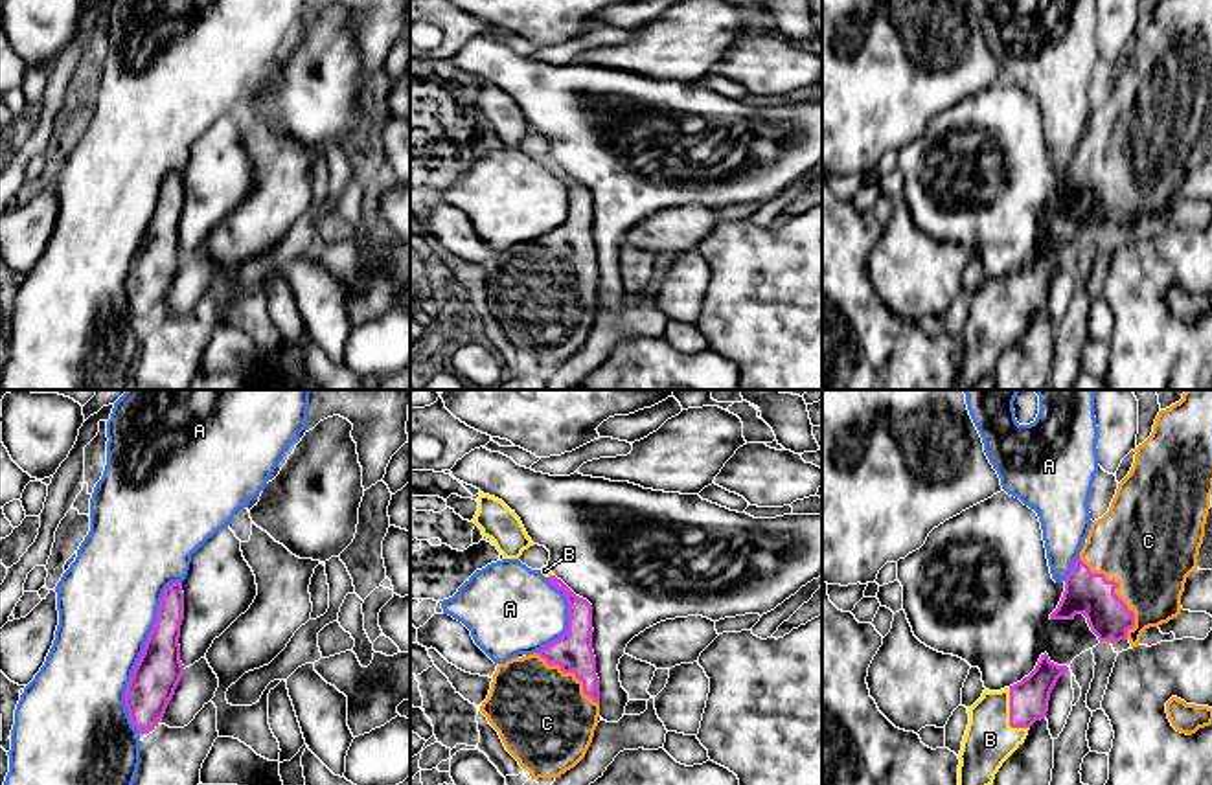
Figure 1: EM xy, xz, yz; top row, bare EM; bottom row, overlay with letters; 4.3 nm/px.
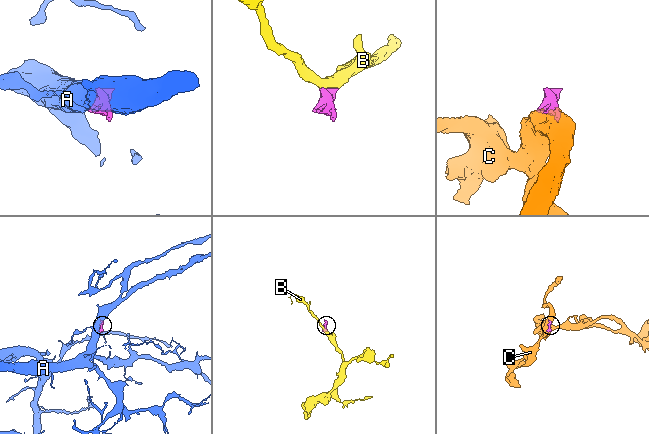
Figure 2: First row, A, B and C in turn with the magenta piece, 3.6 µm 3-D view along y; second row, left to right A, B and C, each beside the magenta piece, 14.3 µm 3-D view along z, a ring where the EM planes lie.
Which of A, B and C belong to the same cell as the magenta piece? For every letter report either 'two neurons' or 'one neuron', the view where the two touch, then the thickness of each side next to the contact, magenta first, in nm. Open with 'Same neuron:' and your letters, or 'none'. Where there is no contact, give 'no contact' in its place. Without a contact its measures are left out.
Same neuron: B, C
A: two neurons; meets magenta in xy; 200 nm thick on the magenta side, 420 nm on the other
B: one neuron; meets magenta in yz; 180 nm thick on the magenta side, 220 nm on the other
C: one neuron; meets magenta in yz; 190 nm thick on the magenta side, 420 nm on the other

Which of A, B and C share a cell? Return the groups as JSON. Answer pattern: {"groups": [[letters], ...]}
{"groups": [["A"], ["B", "C"]]}

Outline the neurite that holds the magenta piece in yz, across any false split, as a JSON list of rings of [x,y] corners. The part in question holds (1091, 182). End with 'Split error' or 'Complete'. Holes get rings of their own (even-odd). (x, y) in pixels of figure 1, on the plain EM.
[[[1159,0],[1151,24],[1135,37],[1135,51],[1118,72],[1109,99],[1091,112],[1087,131],[1065,167],[1065,180],[1050,208],[1083,202],[1100,232],[1127,228],[1138,235],[1149,215],[1177,206],[1186,165],[1197,156],[1212,83],[1212,0]]]. Split error

